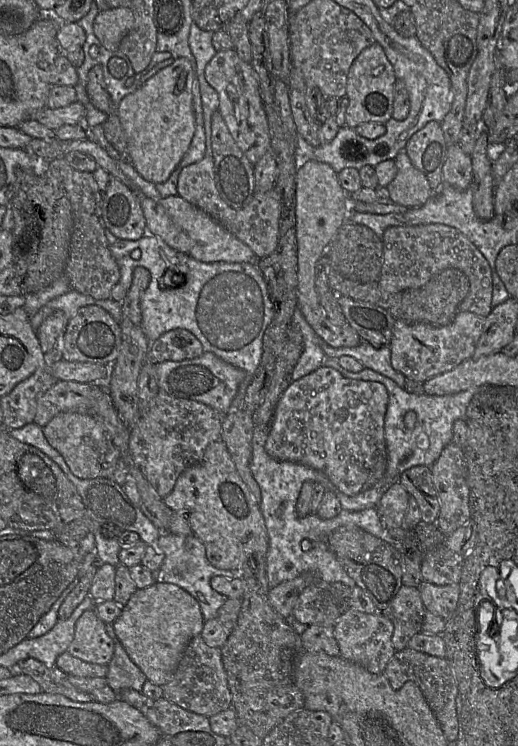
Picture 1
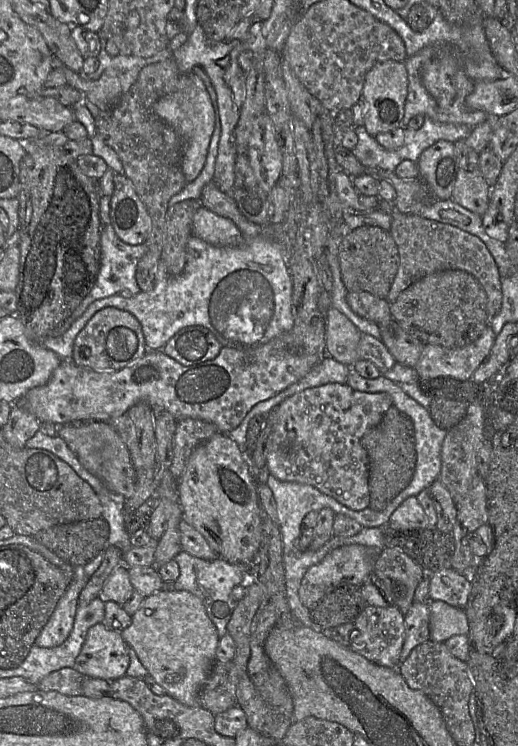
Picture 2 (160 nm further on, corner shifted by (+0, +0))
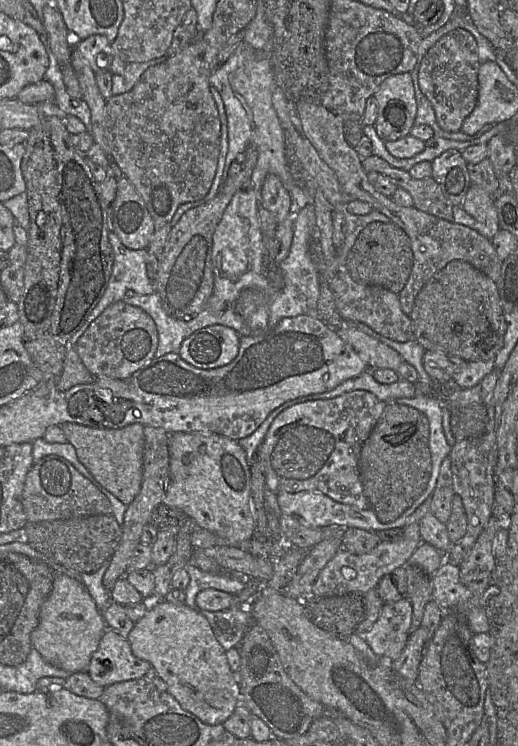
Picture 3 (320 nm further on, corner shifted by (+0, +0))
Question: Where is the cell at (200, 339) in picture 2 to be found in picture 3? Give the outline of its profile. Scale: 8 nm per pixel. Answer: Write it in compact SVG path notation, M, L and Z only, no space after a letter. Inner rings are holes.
M216 324L203 327L181 344L179 356L187 363L202 369L225 366L239 352L241 337L232 328Z

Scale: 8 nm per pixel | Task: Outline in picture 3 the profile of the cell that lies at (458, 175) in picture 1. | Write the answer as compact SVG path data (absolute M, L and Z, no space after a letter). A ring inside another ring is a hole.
M471 184L461 208L476 220L478 232L489 240L500 229L494 197L481 187Z

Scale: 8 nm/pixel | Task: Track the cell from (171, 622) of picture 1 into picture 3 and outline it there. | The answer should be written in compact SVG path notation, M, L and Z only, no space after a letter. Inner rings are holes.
M154 597L150 605L151 608L144 617L135 622L127 637L132 653L151 664L157 676L167 684L167 691L184 710L205 724L222 725L240 704L240 686L237 673L229 667L226 651L215 638L208 620L199 611L186 604L176 605Z

